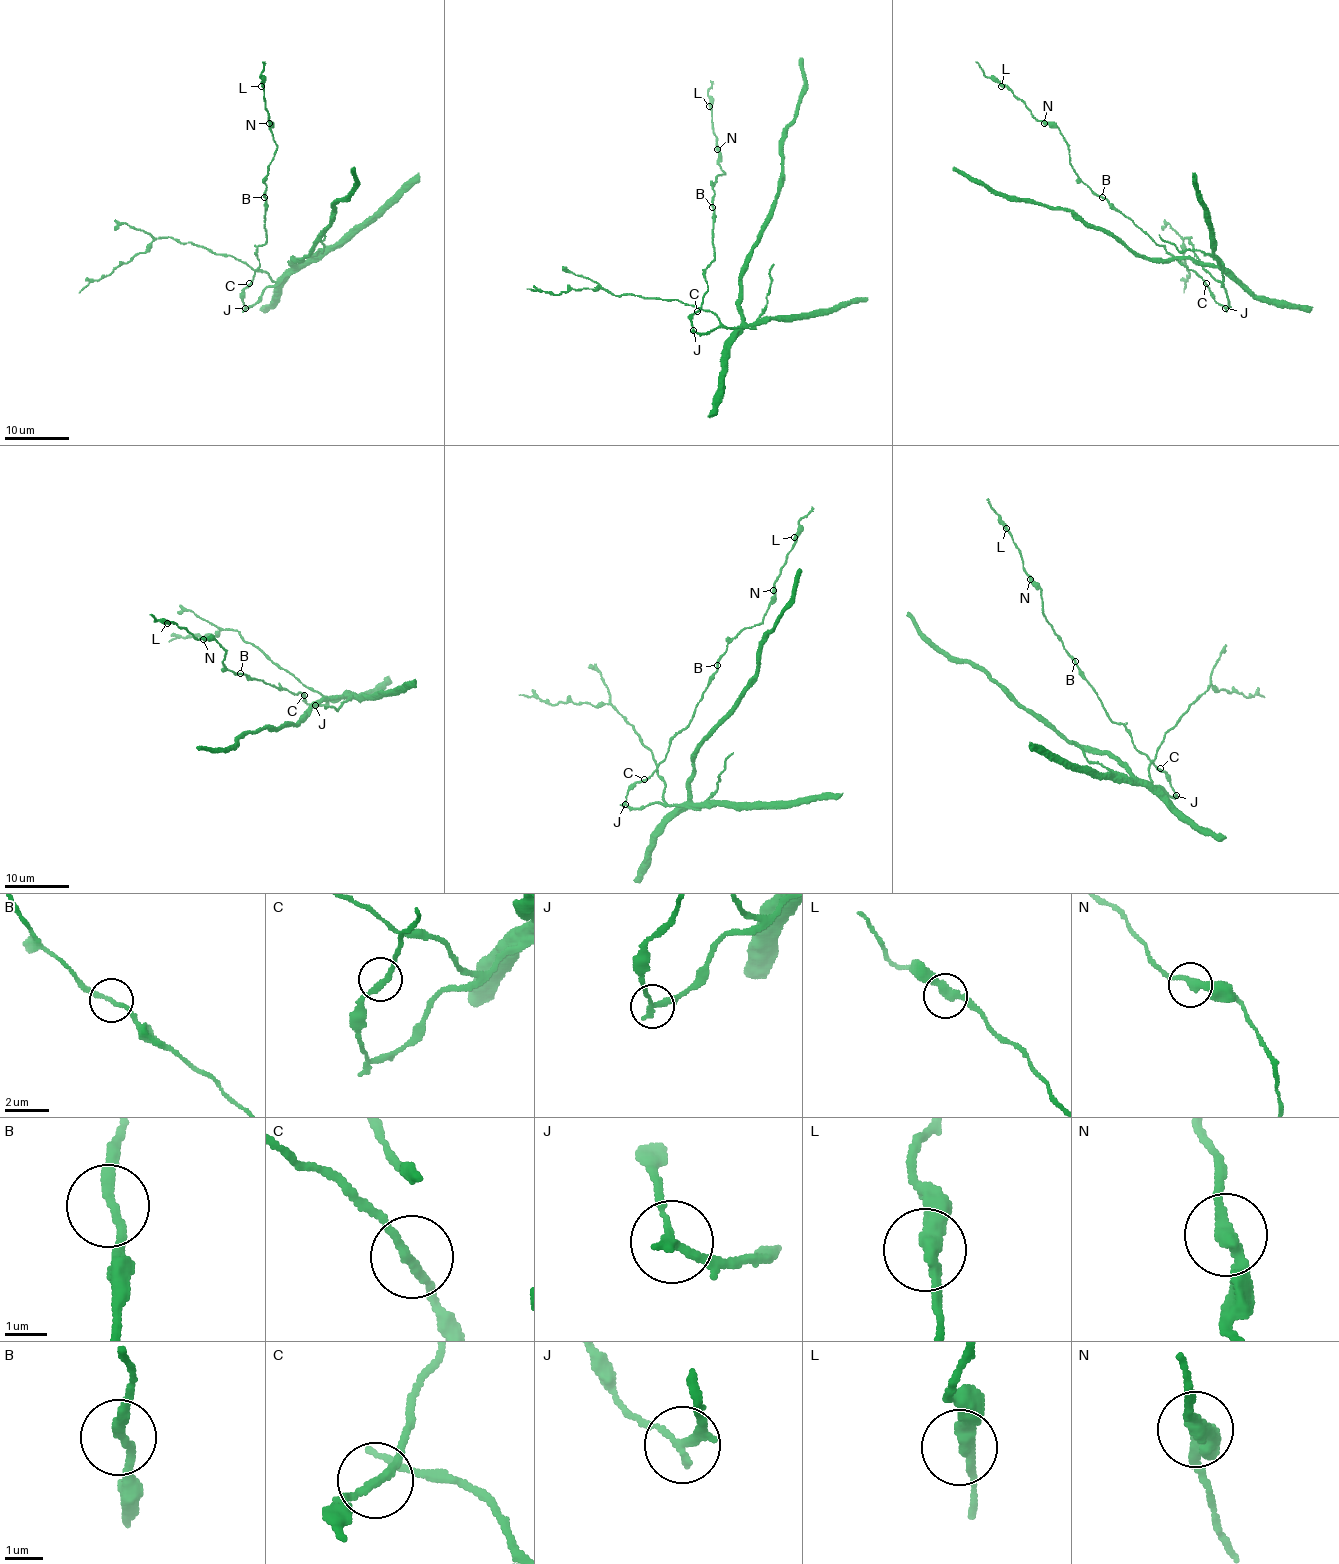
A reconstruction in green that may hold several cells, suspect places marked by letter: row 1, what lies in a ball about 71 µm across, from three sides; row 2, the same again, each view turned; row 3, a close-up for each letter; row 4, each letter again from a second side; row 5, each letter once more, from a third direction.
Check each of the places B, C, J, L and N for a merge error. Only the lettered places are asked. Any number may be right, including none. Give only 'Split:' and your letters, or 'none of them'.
Split: J

